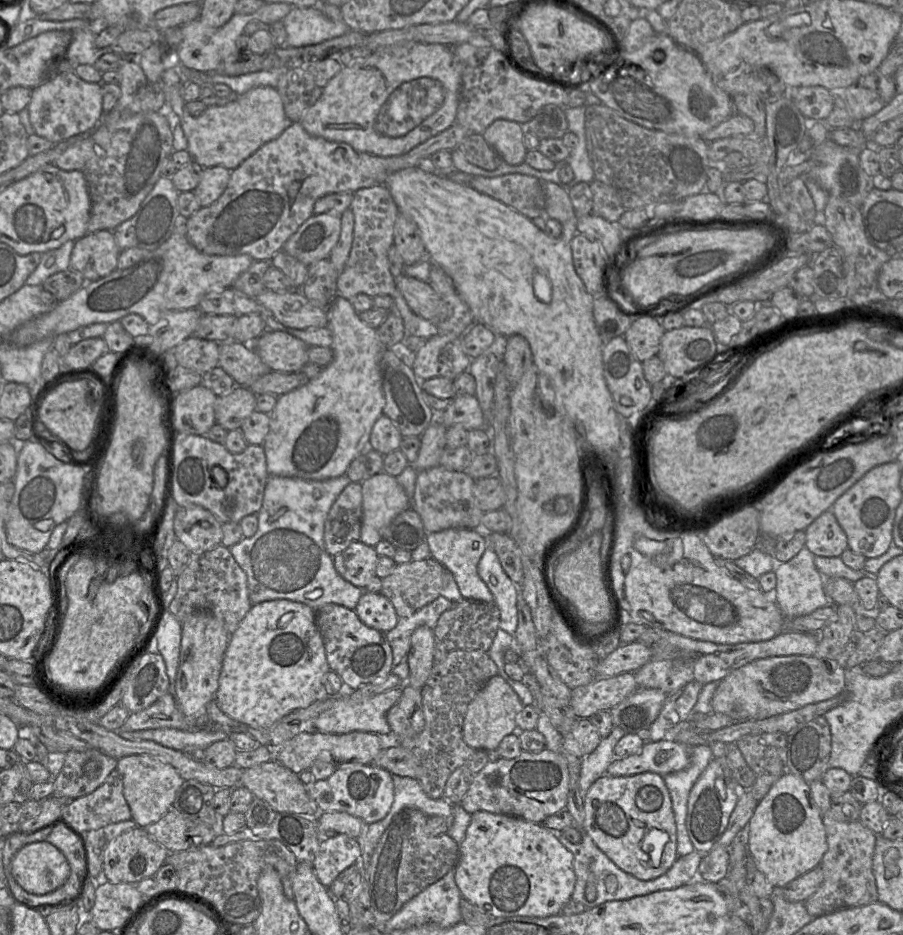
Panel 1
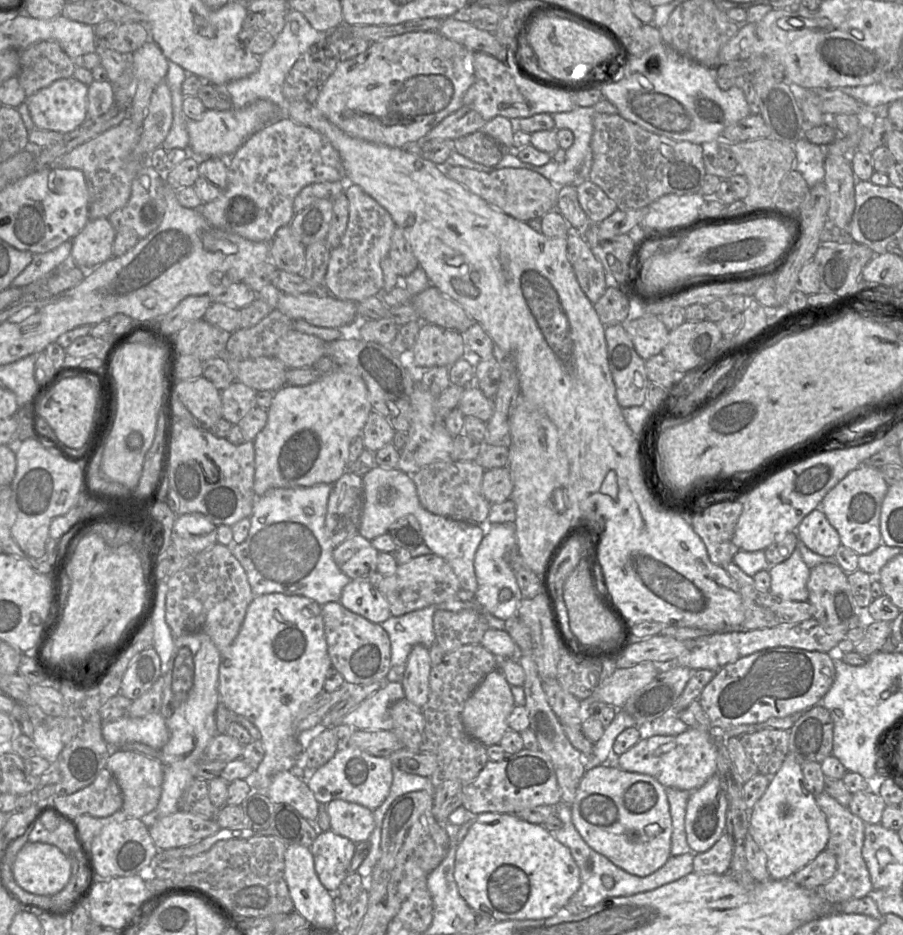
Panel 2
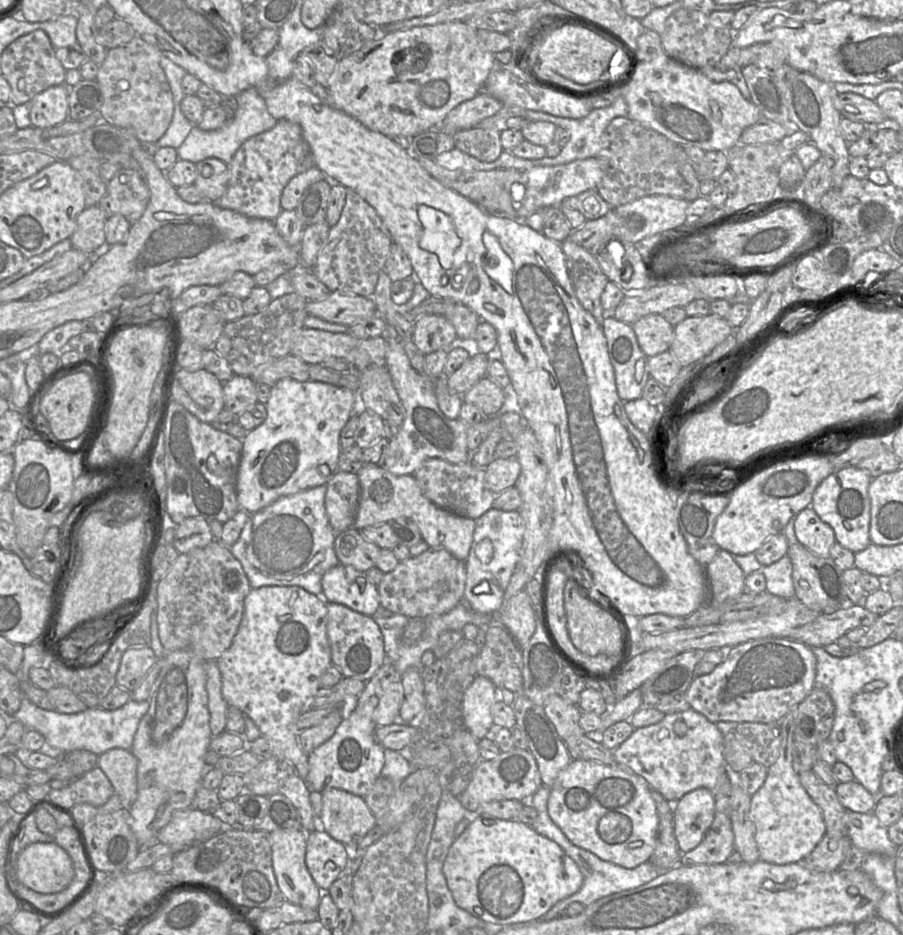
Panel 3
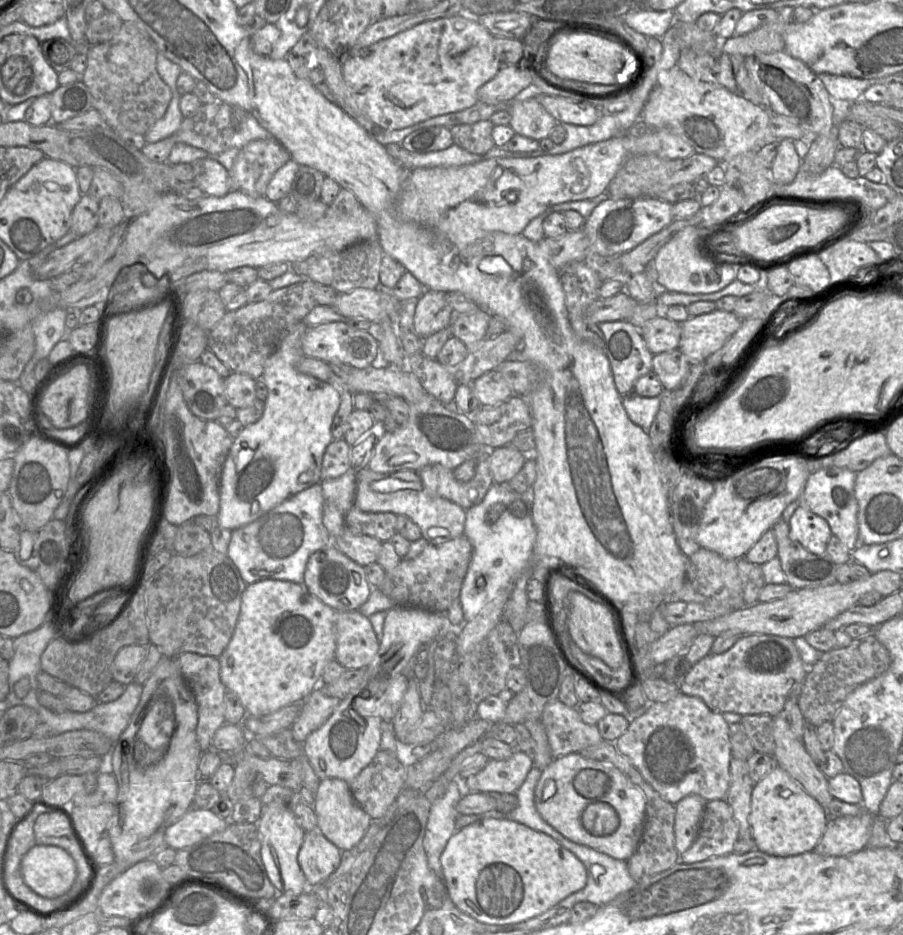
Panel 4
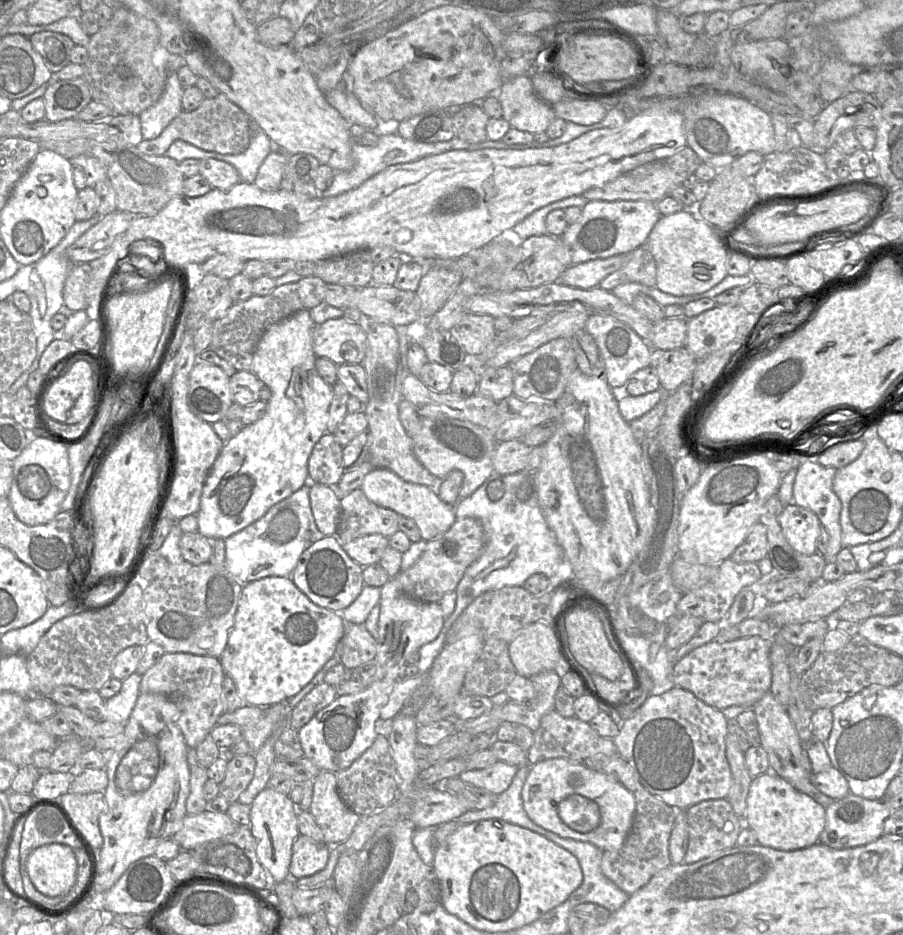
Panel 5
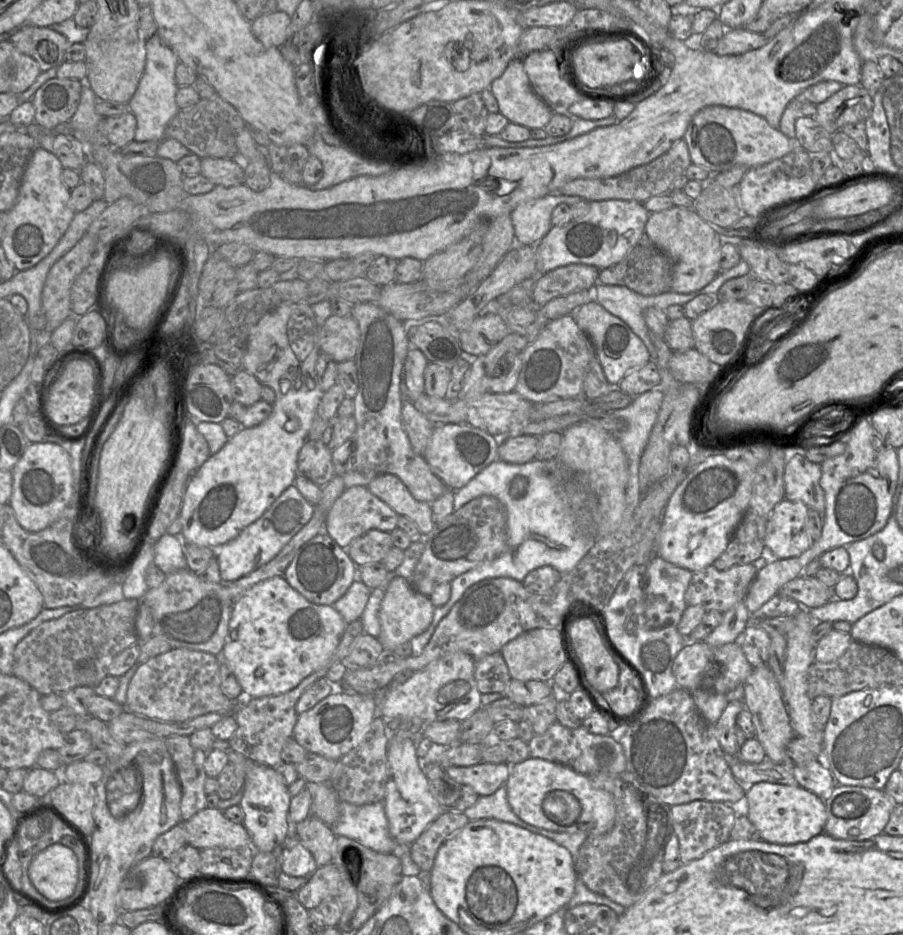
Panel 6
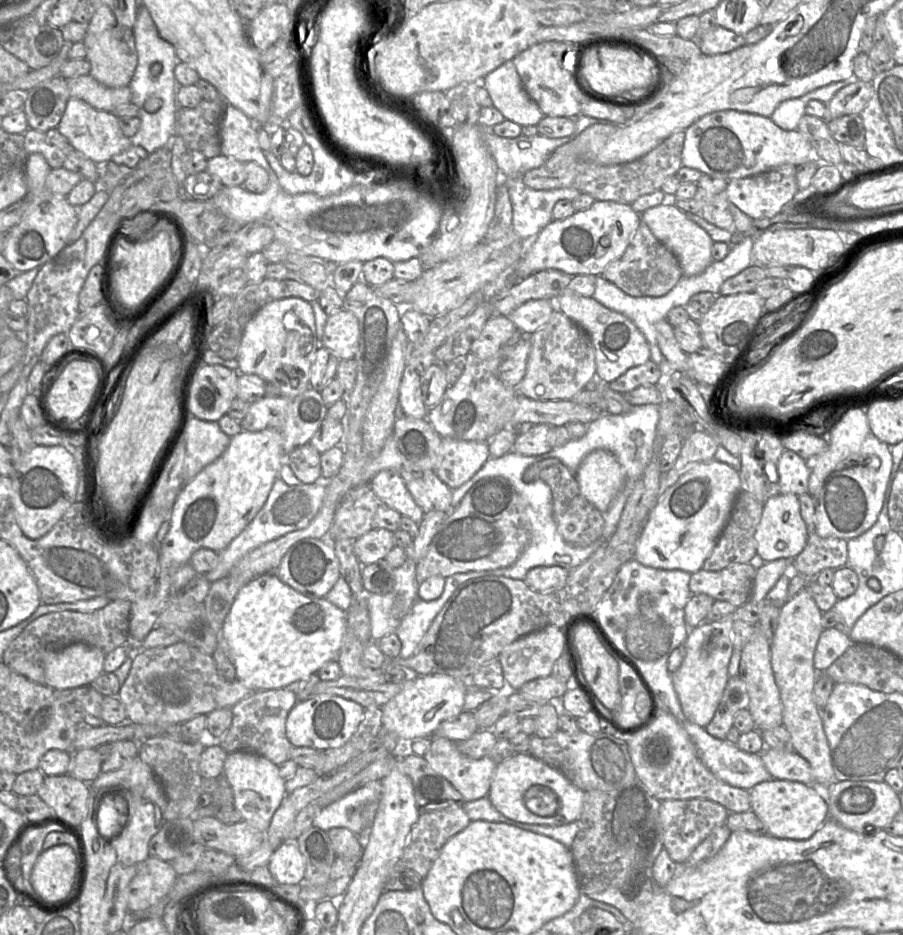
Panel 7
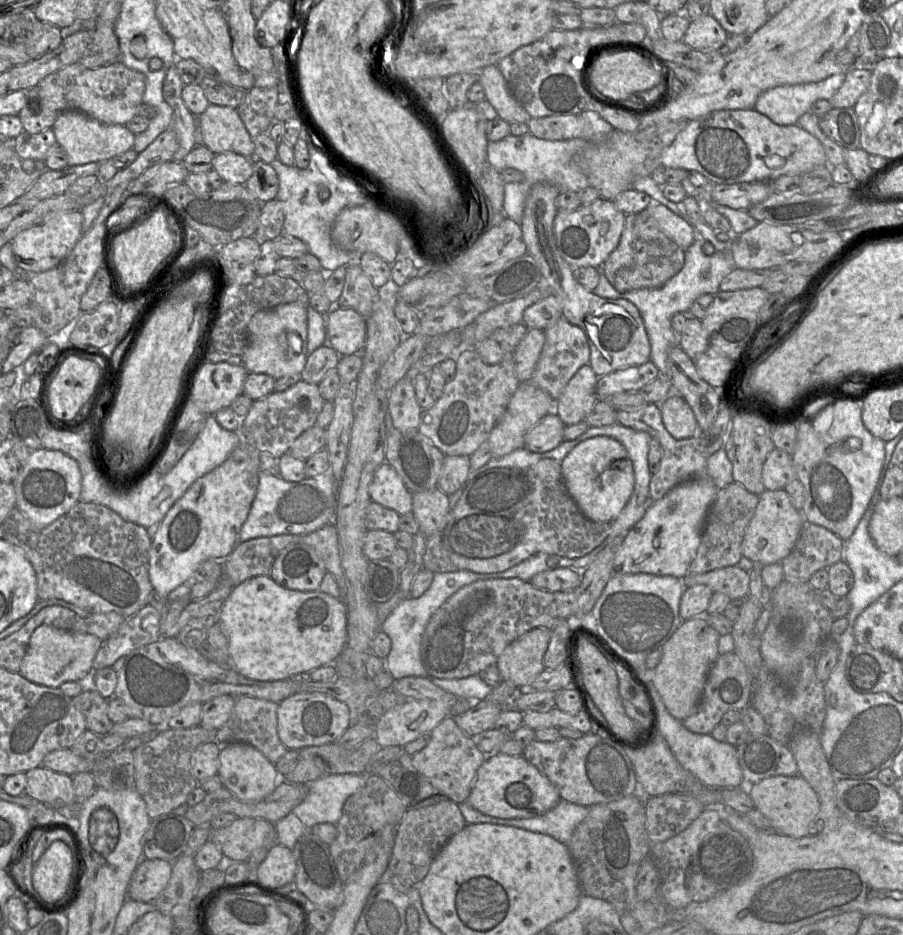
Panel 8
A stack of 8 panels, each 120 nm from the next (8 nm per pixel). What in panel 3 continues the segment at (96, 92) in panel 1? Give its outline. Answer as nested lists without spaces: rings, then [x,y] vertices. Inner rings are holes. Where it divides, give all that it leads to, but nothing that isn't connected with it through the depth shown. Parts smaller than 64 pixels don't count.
[[[52,86],[37,94],[30,101],[30,121],[33,127],[48,129],[68,119],[69,87]]]

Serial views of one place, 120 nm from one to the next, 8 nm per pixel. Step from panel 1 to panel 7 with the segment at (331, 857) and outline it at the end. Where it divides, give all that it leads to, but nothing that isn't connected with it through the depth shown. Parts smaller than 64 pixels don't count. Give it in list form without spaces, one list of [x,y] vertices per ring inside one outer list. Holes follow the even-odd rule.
[[[297,840],[282,842],[271,855],[267,866],[279,884],[303,883],[305,861]]]

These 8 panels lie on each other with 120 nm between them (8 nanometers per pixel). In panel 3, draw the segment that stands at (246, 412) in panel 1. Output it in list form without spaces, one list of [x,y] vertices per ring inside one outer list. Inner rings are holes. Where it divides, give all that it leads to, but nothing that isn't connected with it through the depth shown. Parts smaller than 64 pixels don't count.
[[[234,374],[229,381],[223,382],[223,395],[225,408],[235,415],[258,402],[256,382],[250,376]]]

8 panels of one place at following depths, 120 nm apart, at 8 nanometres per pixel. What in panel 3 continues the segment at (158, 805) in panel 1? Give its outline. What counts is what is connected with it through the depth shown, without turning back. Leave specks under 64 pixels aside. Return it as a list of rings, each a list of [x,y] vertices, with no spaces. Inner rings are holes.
[[[112,748],[98,756],[97,767],[109,779],[114,791],[121,798],[123,808],[130,808],[137,798],[137,759],[130,750]]]

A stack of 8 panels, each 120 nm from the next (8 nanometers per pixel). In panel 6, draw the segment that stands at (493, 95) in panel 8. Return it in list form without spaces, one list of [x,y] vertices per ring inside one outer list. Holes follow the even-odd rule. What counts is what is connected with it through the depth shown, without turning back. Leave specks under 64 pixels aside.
[[[522,58],[512,60],[489,89],[495,96],[499,112],[509,122],[529,129],[544,128],[553,111],[532,89]]]

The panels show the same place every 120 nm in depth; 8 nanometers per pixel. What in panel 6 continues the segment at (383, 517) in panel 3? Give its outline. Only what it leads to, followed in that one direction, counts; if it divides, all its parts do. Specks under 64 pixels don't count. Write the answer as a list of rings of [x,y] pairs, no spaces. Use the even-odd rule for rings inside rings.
[[[380,474],[368,484],[367,488],[399,516],[411,519],[423,536],[429,535],[434,530],[431,504],[416,500],[397,476]]]

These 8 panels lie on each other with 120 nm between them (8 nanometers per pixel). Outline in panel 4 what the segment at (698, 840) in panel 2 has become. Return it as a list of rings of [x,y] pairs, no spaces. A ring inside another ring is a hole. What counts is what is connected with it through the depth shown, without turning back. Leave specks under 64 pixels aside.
[[[697,794],[682,798],[676,805],[674,836],[679,855],[690,848],[695,841],[706,801]]]

